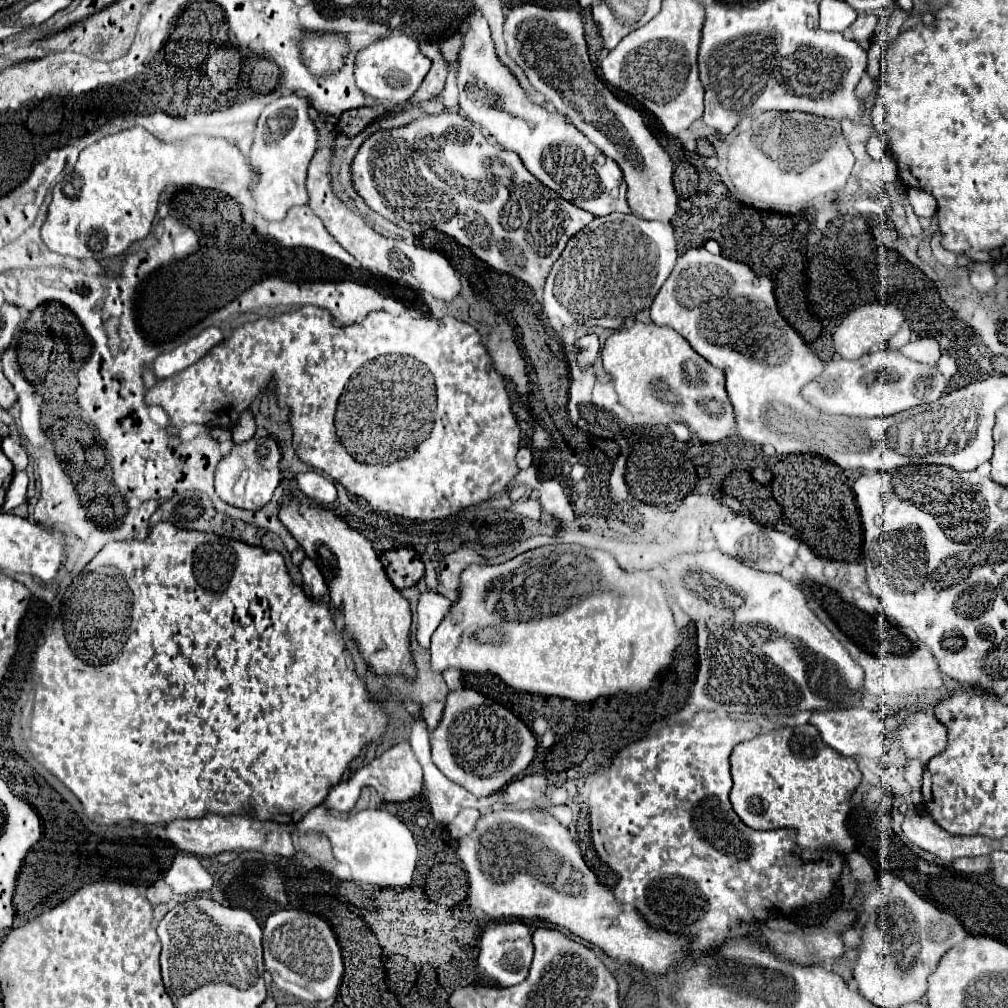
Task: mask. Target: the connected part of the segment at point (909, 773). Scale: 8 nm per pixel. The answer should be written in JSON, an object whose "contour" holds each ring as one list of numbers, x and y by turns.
{"contour":[[908,760,906,762,906,766,904,766,904,780,908,782,911,789,921,789,922,772,924,772,924,766,922,766,920,760]]}

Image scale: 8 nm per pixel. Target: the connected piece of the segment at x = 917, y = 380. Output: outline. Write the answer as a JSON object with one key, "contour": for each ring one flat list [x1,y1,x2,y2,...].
{"contour":[[880,350,862,356,860,360,832,360,824,372,804,388,804,398,822,412,844,414,858,418,892,416,918,404,938,400,948,388,948,380,922,362,906,358,900,350]]}

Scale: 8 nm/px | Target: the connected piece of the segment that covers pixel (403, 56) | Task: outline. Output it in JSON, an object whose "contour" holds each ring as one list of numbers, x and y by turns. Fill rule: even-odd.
{"contour":[[386,36,358,54,358,78,356,84,370,96,396,96,414,94,430,70,430,60,420,54,418,42,408,36]]}

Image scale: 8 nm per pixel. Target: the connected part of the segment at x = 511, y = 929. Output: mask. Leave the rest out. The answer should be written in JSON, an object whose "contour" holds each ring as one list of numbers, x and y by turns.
{"contour":[[502,922,492,924,480,942,480,954,478,954,478,970,498,982,500,986,514,986,520,984,528,976,528,968,532,962,534,946,532,946,532,934,530,928,522,922]]}

